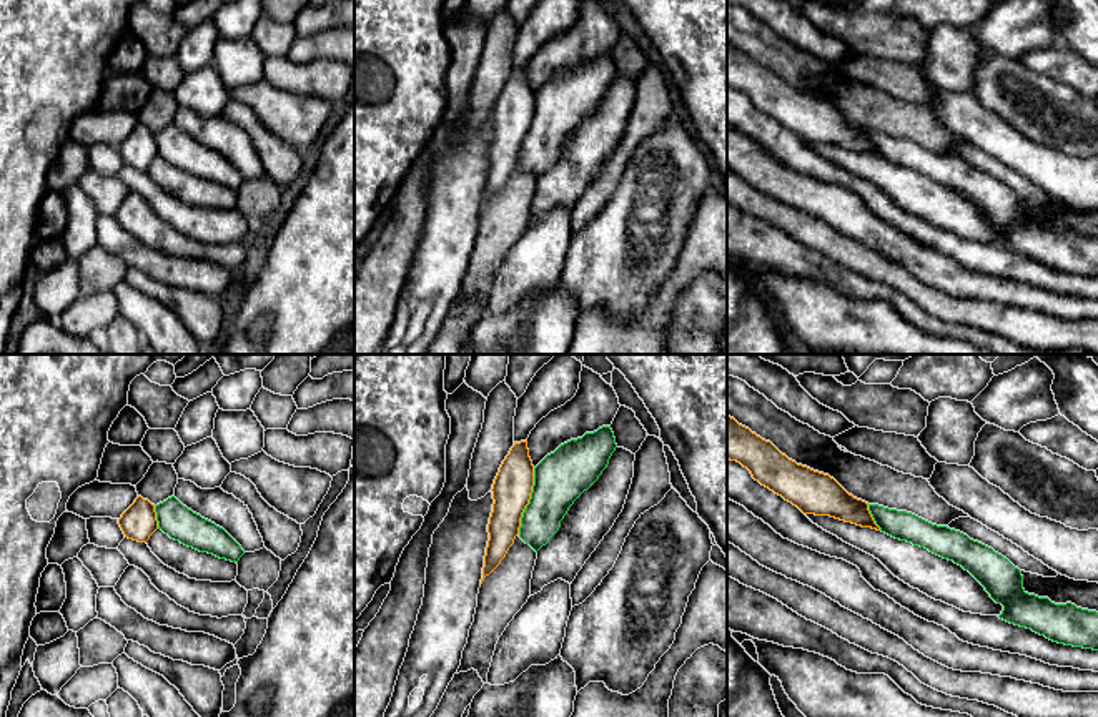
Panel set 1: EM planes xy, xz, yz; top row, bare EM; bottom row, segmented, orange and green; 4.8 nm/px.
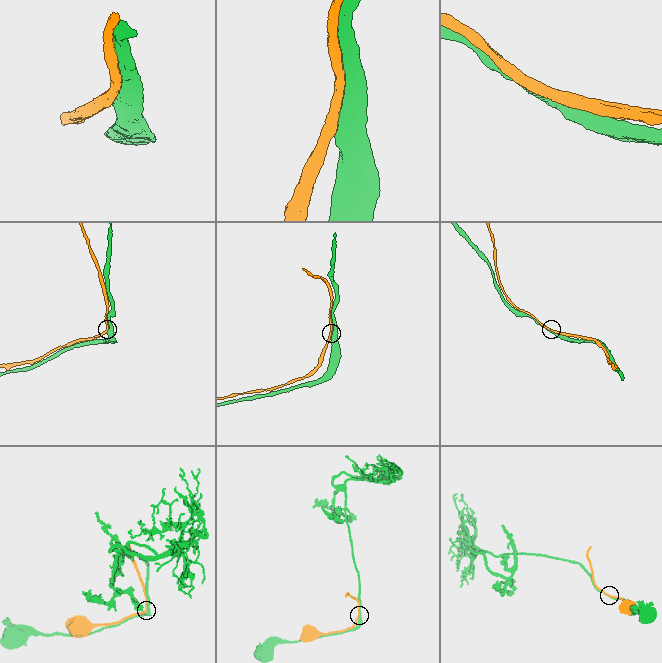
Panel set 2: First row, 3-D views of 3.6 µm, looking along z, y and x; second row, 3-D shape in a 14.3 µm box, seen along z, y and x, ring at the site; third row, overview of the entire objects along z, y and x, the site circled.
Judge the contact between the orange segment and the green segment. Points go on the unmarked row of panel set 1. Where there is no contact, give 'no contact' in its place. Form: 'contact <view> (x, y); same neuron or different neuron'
contact xz (528, 128); different neuron

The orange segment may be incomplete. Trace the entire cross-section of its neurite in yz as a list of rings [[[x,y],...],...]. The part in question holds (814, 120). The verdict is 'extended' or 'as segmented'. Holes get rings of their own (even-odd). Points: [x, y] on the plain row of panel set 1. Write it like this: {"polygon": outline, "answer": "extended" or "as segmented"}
{"polygon": [[[727,42],[727,87],[747,95],[755,108],[769,115],[804,141],[830,143],[862,155],[880,158],[868,130],[848,121],[828,101],[797,91],[770,68]]], "answer": "as segmented"}

